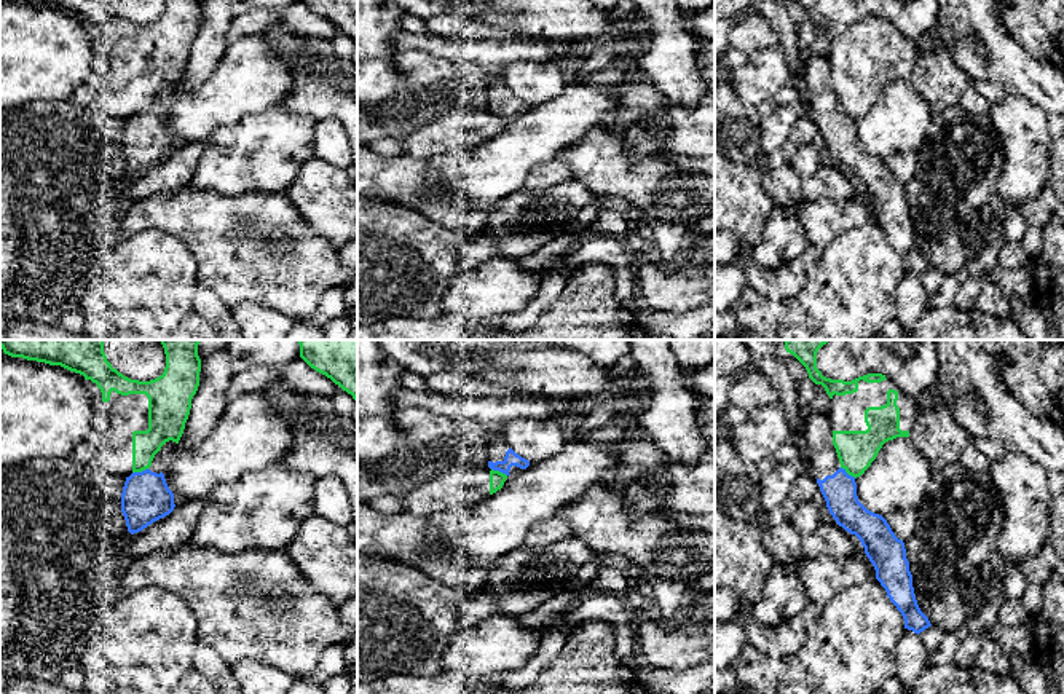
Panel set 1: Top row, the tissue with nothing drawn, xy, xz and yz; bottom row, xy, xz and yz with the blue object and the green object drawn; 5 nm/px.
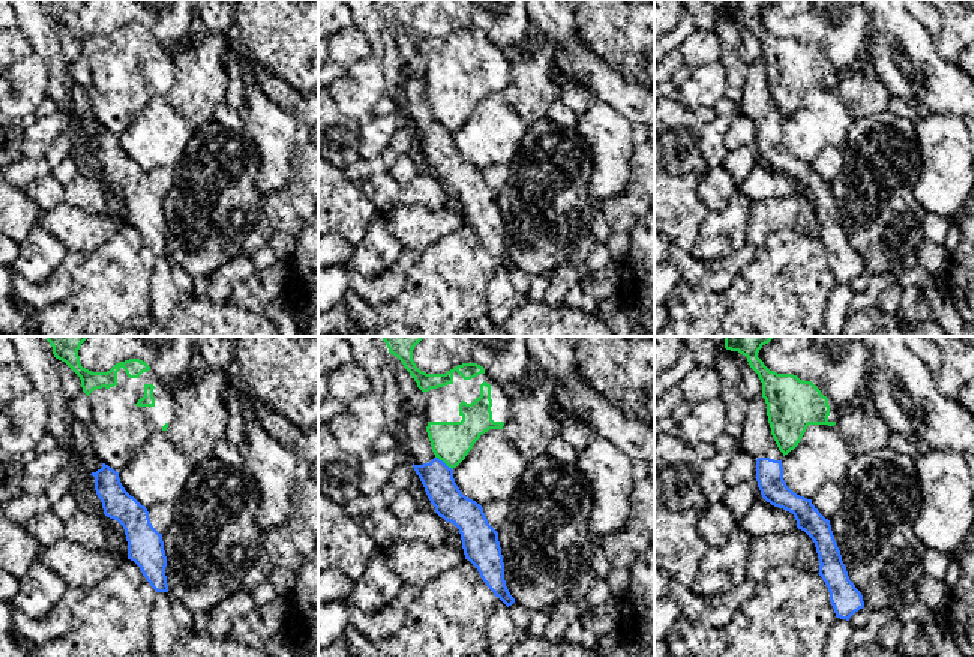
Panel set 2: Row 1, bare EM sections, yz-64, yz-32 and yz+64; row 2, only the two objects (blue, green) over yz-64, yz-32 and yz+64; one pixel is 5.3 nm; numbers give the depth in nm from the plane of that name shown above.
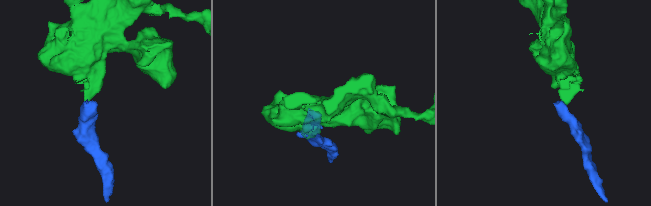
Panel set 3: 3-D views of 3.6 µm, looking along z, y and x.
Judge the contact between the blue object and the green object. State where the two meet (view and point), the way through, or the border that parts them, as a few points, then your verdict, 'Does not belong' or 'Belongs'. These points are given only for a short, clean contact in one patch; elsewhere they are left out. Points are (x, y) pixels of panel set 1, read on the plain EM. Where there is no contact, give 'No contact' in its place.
Touches blue at yz (847, 117). Boundary: yz (841, 109), (855, 120). Does not belong

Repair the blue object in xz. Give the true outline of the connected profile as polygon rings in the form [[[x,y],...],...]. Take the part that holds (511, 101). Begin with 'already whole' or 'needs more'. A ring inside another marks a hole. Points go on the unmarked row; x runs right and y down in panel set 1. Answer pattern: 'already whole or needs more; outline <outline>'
needs more; outline [[[491,78],[487,94],[488,110],[506,118],[512,118],[530,108],[530,104],[517,97],[499,78]]]

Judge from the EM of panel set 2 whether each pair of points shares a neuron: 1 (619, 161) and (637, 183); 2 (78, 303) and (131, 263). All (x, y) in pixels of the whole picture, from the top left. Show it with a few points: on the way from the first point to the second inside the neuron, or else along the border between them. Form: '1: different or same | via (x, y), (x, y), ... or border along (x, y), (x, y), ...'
1: different | border along (635, 146), (631, 155), (631, 179), (623, 191)
2: same | via (92, 303), (122, 276)

